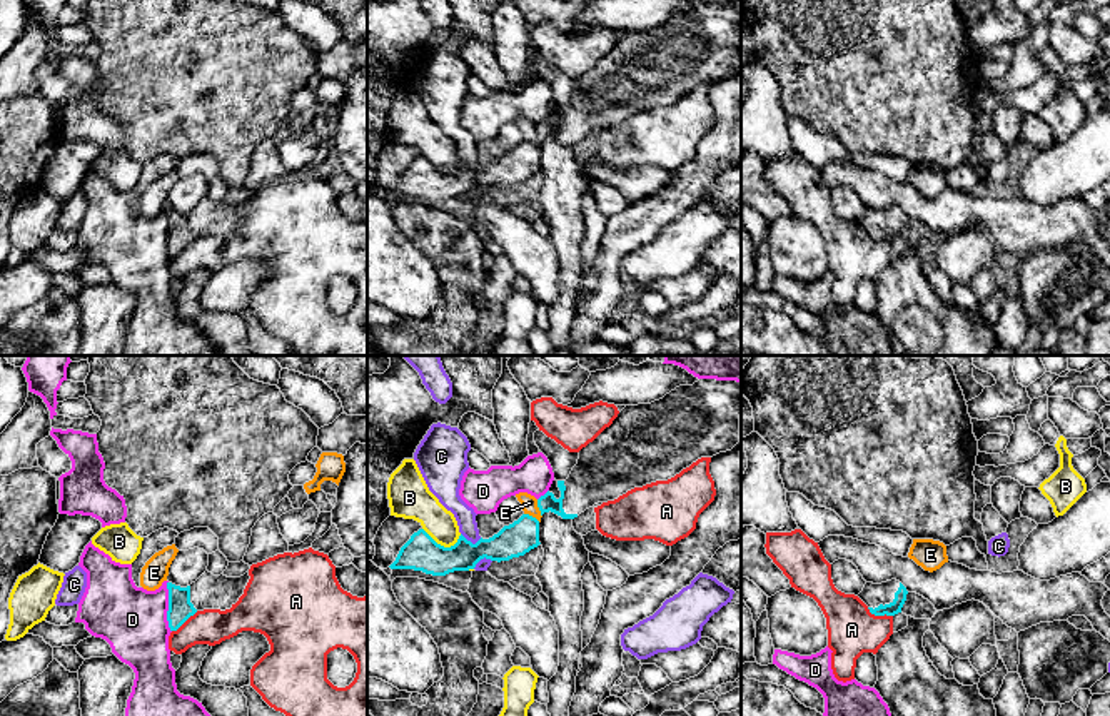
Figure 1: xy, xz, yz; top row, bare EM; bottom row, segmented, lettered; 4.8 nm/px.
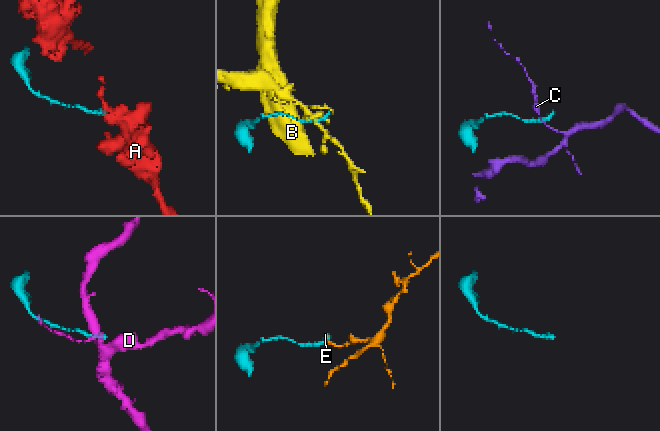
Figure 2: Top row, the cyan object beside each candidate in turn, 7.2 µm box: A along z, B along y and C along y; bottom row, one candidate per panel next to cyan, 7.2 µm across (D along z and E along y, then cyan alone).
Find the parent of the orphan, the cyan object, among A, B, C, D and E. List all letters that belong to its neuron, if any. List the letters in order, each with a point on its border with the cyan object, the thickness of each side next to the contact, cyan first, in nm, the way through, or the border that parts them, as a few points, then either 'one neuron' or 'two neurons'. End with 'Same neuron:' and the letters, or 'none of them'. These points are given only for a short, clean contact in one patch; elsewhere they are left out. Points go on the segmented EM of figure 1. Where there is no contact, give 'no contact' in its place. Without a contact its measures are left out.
A: contact yz (880, 615); calibres 70 and 240 nm; border yz (867, 608), (875, 615), (892, 616); two neurons
B: contact xz (443, 546); calibres 180 and 170 nm; border xz (423, 528), (444, 546), (451, 546), (461, 534); two neurons
C: contact xz (469, 541); calibres 180 and 110 nm; border xz (461, 533), (473, 543), (481, 538); two neurons
D: contact xy (169, 606); calibres 120 and 320 nm; border xy (167, 581), (167, 626), (171, 631); two neurons
E: contact xz (538, 506); calibres 90 and 80 nm; border xz (536, 499), (541, 516); two neurons
Same neuron: none of them

